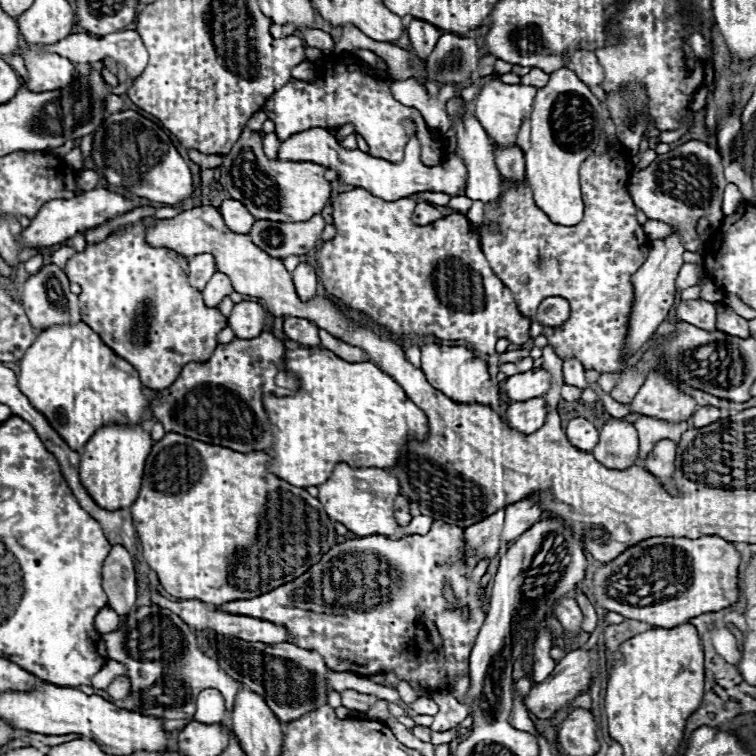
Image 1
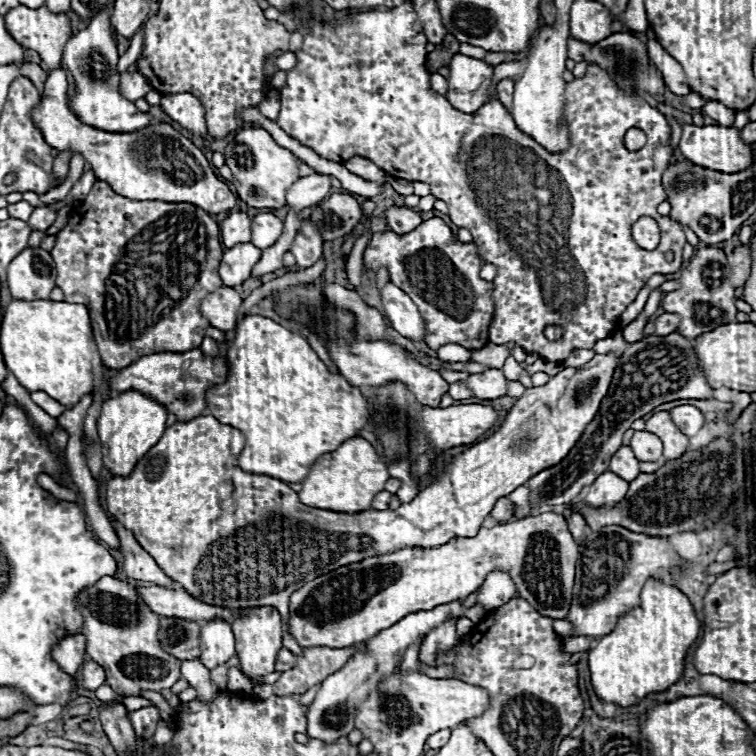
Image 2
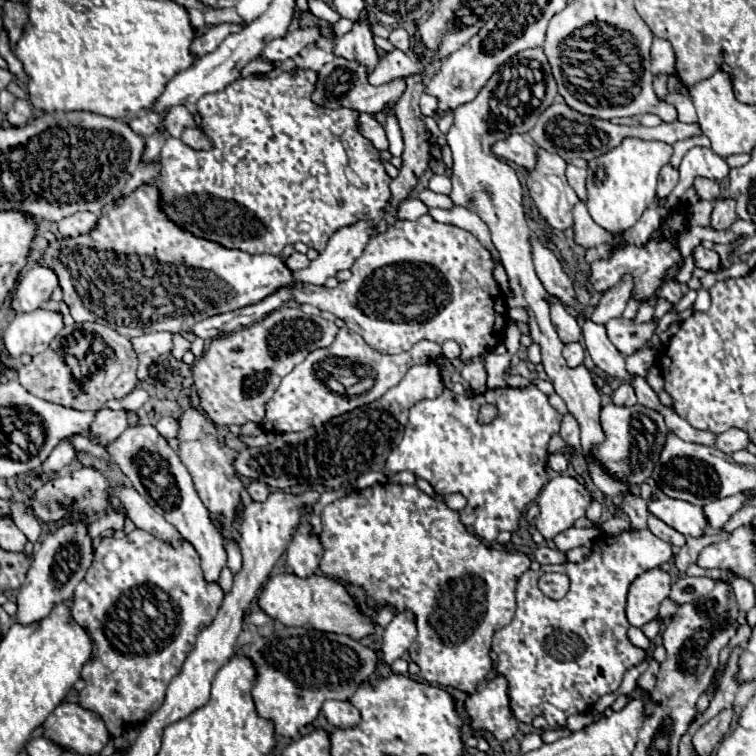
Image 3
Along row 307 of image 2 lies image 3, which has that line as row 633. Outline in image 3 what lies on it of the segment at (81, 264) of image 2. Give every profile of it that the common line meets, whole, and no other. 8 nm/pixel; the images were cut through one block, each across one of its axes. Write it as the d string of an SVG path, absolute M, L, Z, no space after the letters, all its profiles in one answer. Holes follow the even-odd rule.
M138 528L120 540L104 538L94 552L92 566L88 568L84 580L76 586L70 602L72 620L86 628L94 644L92 658L82 668L86 688L80 692L78 704L100 714L112 738L122 736L128 726L144 720L146 714L164 702L168 682L180 672L182 662L196 644L198 632L202 632L216 618L222 600L222 588L204 580L200 556L192 544L184 542L180 548L174 548Z

